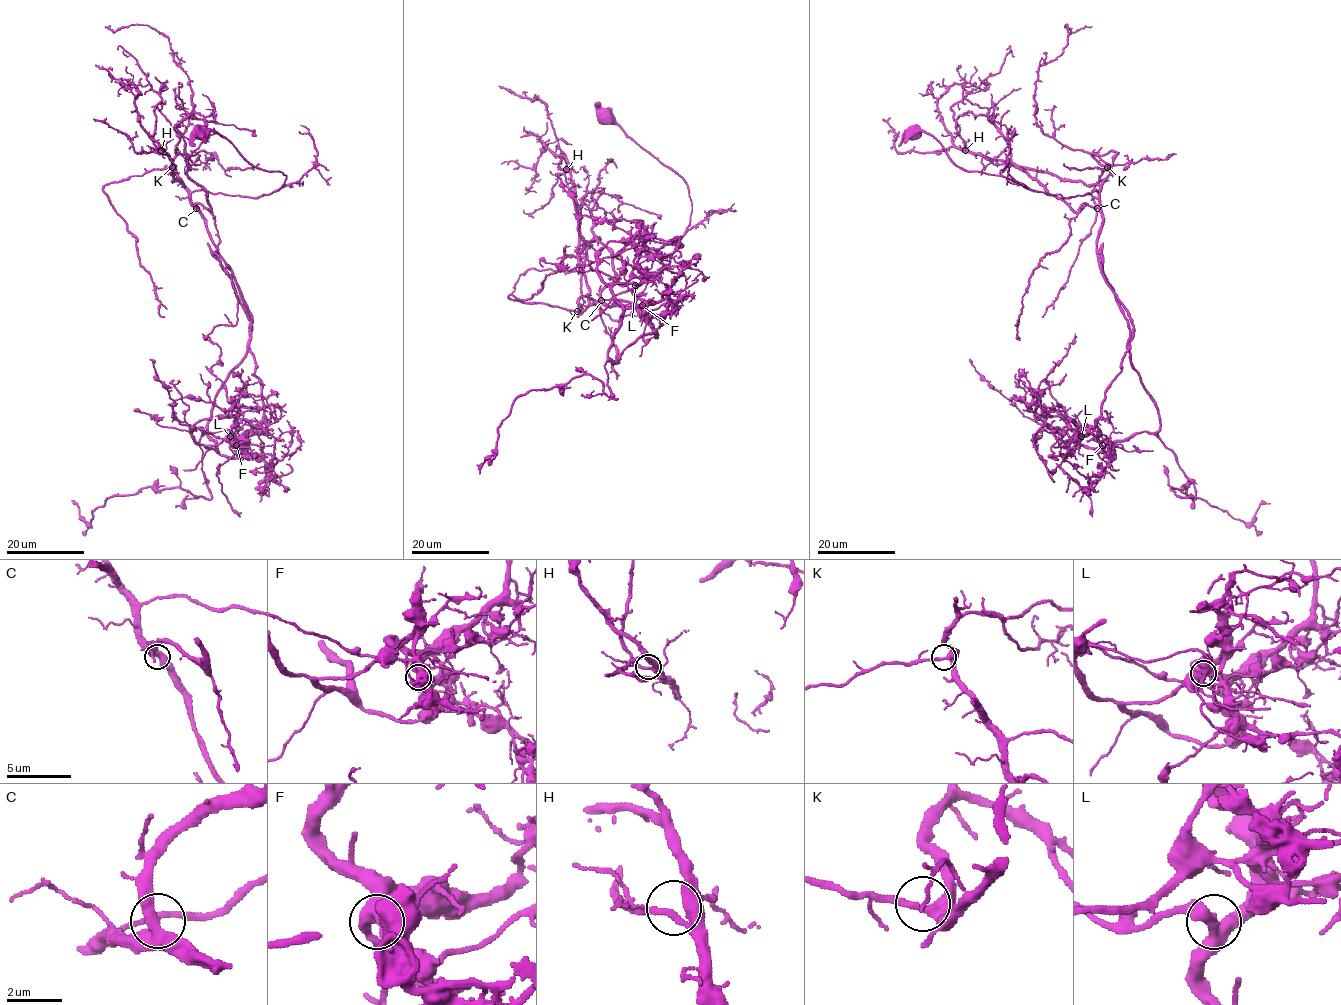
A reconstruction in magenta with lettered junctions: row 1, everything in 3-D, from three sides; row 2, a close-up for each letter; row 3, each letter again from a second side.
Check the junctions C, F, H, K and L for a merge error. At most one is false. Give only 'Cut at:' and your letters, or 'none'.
Cut at: F

